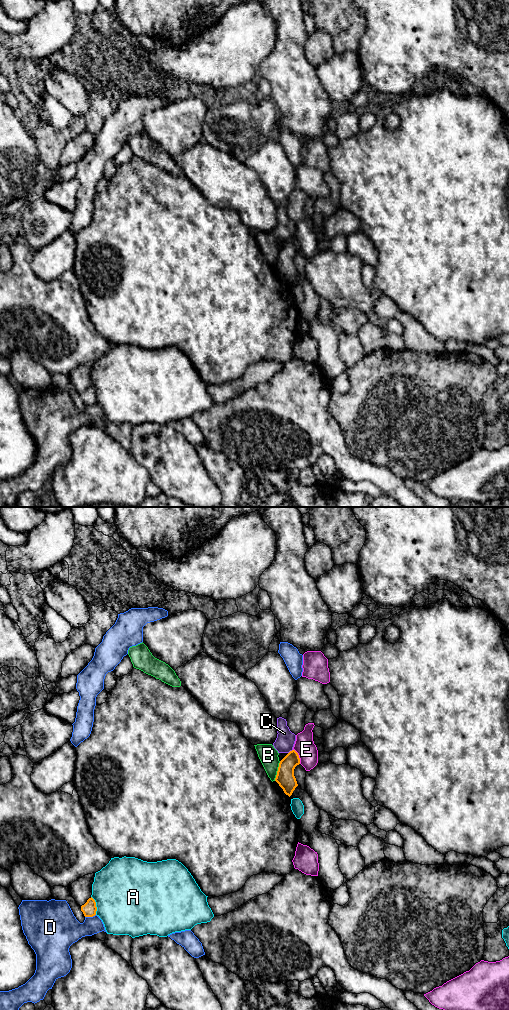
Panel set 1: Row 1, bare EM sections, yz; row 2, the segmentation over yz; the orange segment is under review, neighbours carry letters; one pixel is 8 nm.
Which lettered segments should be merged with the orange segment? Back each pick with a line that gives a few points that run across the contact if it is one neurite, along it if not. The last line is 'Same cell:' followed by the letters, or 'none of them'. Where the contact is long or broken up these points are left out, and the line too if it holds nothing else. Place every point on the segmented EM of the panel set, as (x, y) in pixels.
Same cell: none of them

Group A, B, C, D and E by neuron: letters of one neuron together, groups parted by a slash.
A / B / C / D / E

